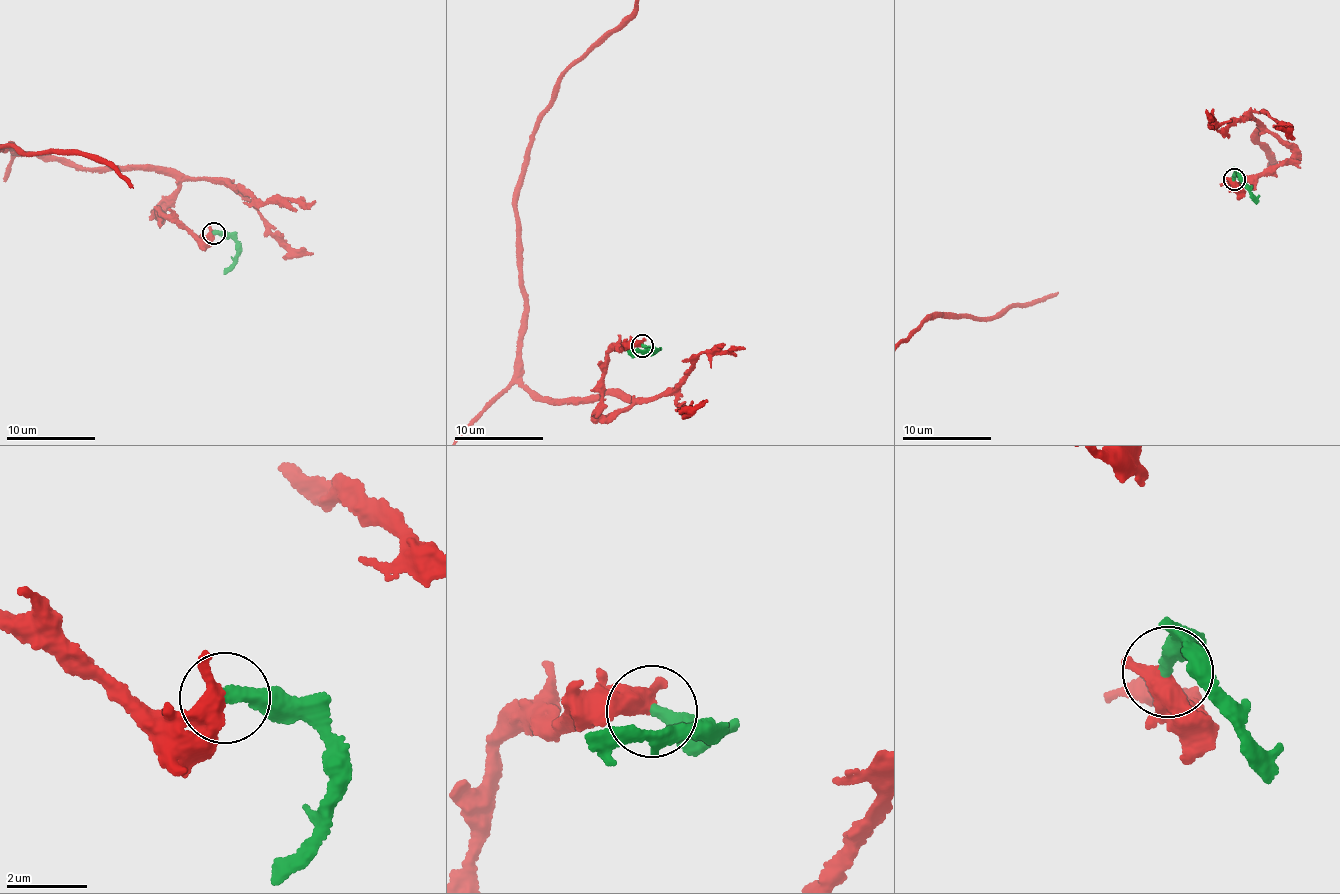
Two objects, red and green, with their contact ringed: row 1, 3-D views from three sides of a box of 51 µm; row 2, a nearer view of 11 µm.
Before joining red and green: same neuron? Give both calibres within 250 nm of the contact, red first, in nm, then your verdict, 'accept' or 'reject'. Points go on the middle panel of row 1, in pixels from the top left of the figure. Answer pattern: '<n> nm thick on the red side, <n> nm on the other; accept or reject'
440 nm thick on the red side, 360 nm on the other; accept

